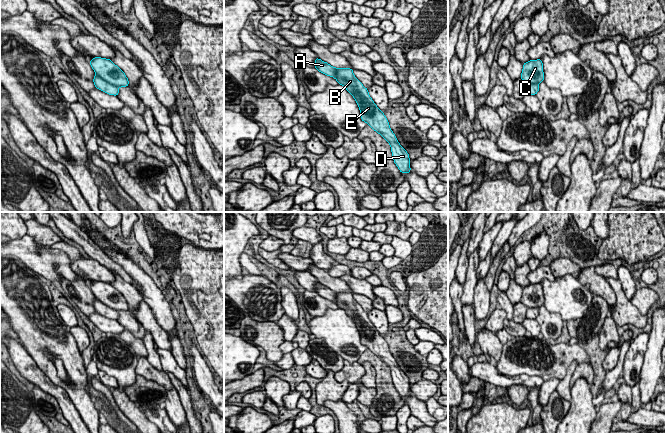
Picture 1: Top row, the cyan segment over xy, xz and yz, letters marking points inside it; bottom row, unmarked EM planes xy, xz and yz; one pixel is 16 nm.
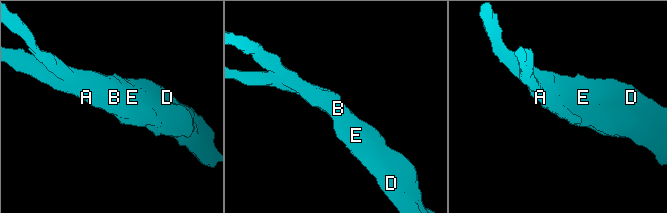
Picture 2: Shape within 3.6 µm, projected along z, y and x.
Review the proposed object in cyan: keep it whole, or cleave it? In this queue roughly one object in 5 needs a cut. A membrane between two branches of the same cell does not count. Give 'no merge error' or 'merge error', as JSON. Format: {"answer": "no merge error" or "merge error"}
{"answer": "merge error"}

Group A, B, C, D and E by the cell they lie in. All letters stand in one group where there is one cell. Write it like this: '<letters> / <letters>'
A / B C D E

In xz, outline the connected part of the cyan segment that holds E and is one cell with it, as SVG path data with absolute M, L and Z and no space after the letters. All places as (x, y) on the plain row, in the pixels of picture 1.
M337 292L336 304L343 309L355 323L361 337L361 344L388 365L394 387L401 397L409 397L410 382L407 375L400 369L389 350L384 337L377 331L368 317L368 313L354 300L353 293Z

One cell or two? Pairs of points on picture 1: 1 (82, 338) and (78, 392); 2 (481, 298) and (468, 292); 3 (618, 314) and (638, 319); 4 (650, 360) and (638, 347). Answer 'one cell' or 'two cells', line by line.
1: two cells
2: two cells
3: one cell
4: two cells

